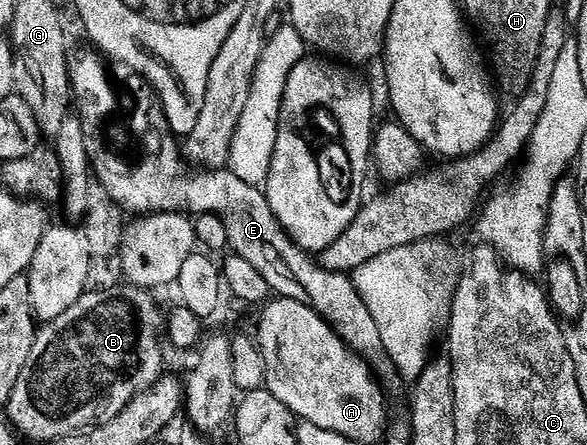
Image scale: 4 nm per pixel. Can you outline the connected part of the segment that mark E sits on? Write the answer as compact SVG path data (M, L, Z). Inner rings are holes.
M78 49L75 53L73 50L69 54L70 92L76 102L76 115L84 127L84 143L88 143L88 159L93 176L108 191L111 199L127 214L216 214L228 231L228 246L232 253L252 263L267 280L271 291L278 297L287 297L296 303L304 303L304 307L312 307L312 311L325 317L333 326L346 348L353 349L359 357L363 357L383 382L395 380L396 370L384 347L384 339L380 339L380 327L376 327L376 319L372 319L368 303L360 299L353 276L328 271L305 249L300 248L278 222L278 216L272 211L270 201L259 186L244 183L242 177L231 173L226 167L186 173L188 165L179 143L168 143L168 155L164 163L147 163L144 159L135 162L130 155L122 158L122 138L118 135L109 137L112 122L102 106L107 100L110 75L109 72L102 70L101 73L98 70L99 54L90 49Z

